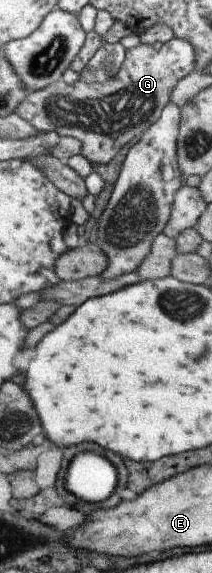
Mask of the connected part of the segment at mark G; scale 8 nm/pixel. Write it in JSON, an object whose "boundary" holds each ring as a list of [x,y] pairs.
{"boundary":[[[172,37],[166,43],[161,44],[158,51],[154,50],[152,44],[139,43],[125,50],[125,57],[120,68],[112,78],[101,83],[77,81],[73,84],[66,84],[62,79],[58,79],[43,89],[26,94],[17,106],[16,114],[39,133],[54,131],[59,137],[76,138],[82,146],[80,155],[87,158],[89,162],[106,163],[124,144],[136,140],[148,126],[156,122],[160,111],[169,102],[170,91],[174,85],[183,76],[194,70],[196,70],[194,51],[191,44],[185,40]]]}

